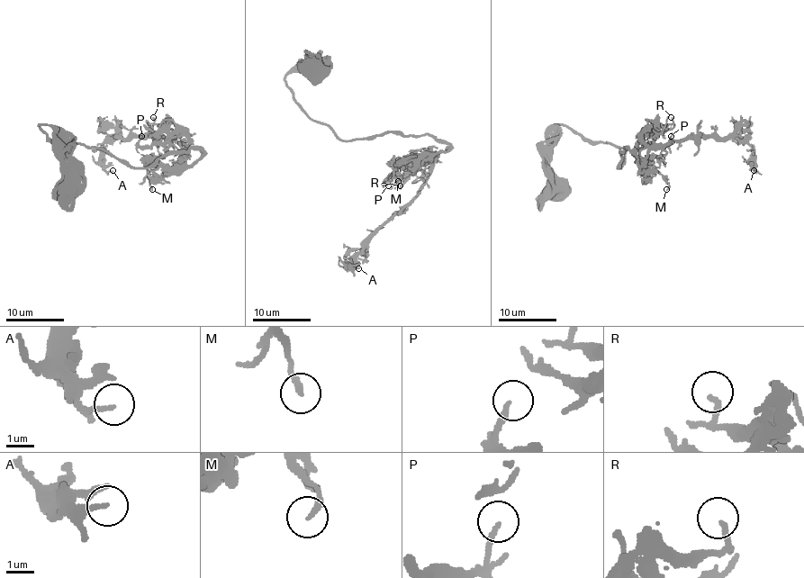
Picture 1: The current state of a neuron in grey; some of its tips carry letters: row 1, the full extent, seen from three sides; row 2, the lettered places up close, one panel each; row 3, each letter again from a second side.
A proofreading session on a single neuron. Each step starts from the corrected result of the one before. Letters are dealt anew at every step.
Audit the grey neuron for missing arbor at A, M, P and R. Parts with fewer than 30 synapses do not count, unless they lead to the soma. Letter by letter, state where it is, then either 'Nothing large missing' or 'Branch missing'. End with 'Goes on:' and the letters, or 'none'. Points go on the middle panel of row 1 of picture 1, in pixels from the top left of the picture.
A: Place: (358, 268). Nothing large missing
M: Place: (398, 181). Nothing large missing
P: Place: (388, 185). Nothing large missing
R: Place: (400, 185). Nothing large missing
Goes on: none

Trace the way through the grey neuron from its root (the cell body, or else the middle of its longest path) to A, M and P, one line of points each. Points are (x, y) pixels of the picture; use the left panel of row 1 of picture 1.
A: (67, 189), (58, 129), (39, 125), (136, 167), (202, 153), (188, 165), (175, 141), (110, 139), (112, 170)
M: (67, 189), (58, 129), (39, 125), (136, 167), (200, 149), (190, 165), (152, 160), (152, 189)
P: (67, 189), (58, 129), (39, 125), (136, 167), (202, 155), (188, 165), (167, 143), (140, 146), (141, 136)

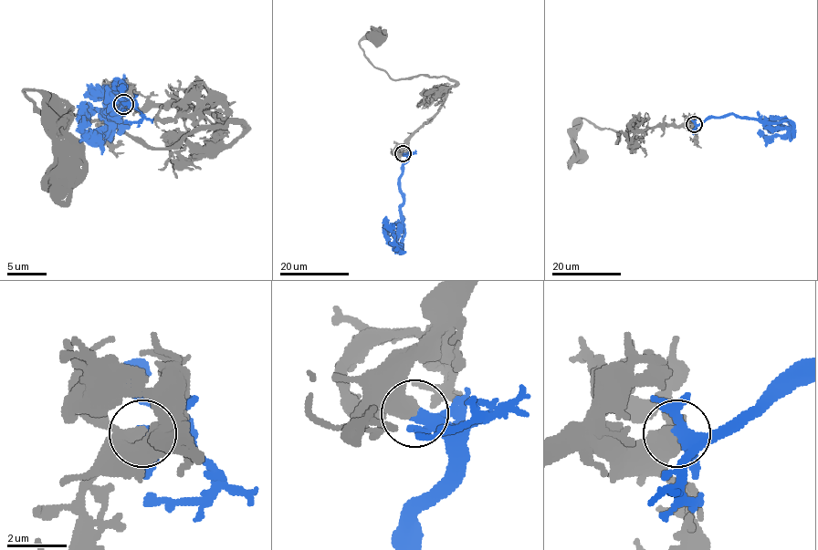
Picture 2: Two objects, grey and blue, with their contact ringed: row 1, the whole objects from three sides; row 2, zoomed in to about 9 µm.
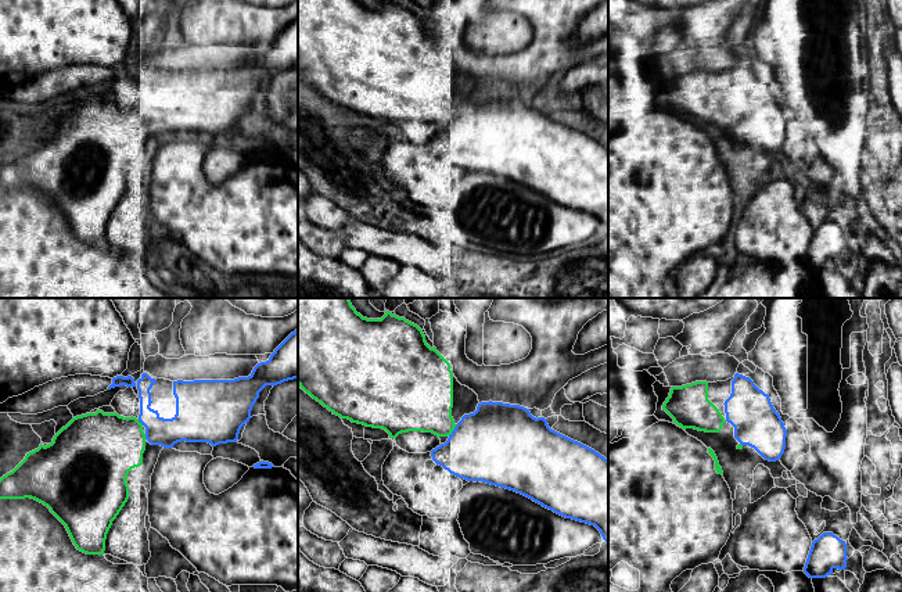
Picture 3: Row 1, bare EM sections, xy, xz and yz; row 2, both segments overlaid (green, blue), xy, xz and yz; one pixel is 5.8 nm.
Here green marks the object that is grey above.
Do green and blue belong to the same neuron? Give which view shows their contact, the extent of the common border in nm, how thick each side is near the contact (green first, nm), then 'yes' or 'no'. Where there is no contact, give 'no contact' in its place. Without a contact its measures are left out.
meets green in xz; contact 80 nm long; 360 nm thick on the green side, 440 nm on the other; yes

